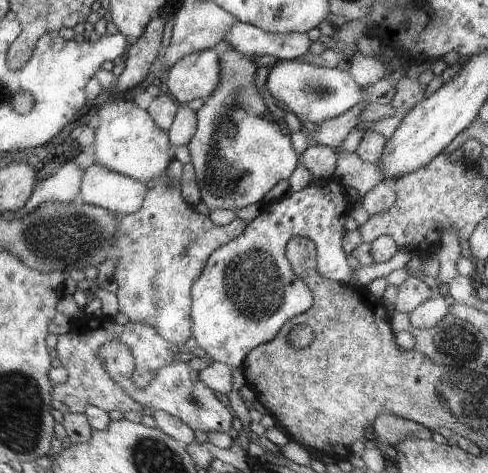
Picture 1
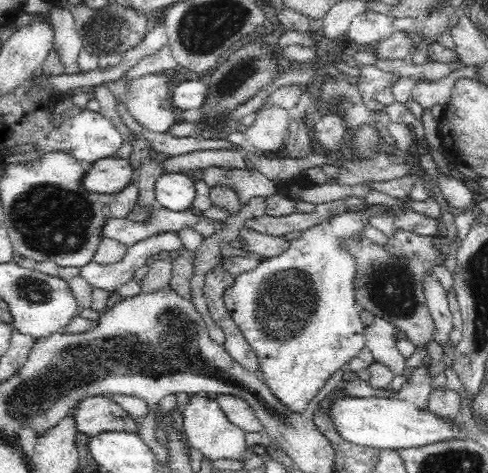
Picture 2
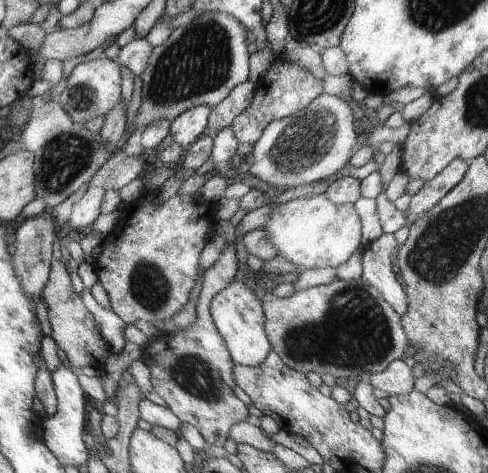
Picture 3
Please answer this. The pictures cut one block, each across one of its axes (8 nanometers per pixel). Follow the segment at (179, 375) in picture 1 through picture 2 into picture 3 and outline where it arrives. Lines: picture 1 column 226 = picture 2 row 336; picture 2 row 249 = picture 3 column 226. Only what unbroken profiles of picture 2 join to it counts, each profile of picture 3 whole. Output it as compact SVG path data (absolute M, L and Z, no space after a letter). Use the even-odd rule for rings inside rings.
M265 204L263 208L247 214L239 226L231 232L229 242L219 256L219 260L205 272L205 286L197 304L197 320L193 326L185 328L177 336L163 334L163 338L151 342L145 350L145 356L141 358L151 368L151 382L153 390L169 404L169 408L185 422L193 424L207 444L223 446L227 440L231 440L231 428L239 422L245 422L249 418L249 406L239 400L233 392L233 386L237 384L235 376L235 360L229 348L227 338L221 334L219 326L213 318L213 300L217 294L221 294L225 288L229 288L237 276L239 260L237 260L237 238L253 232L263 230L269 212L273 210L273 204Z

